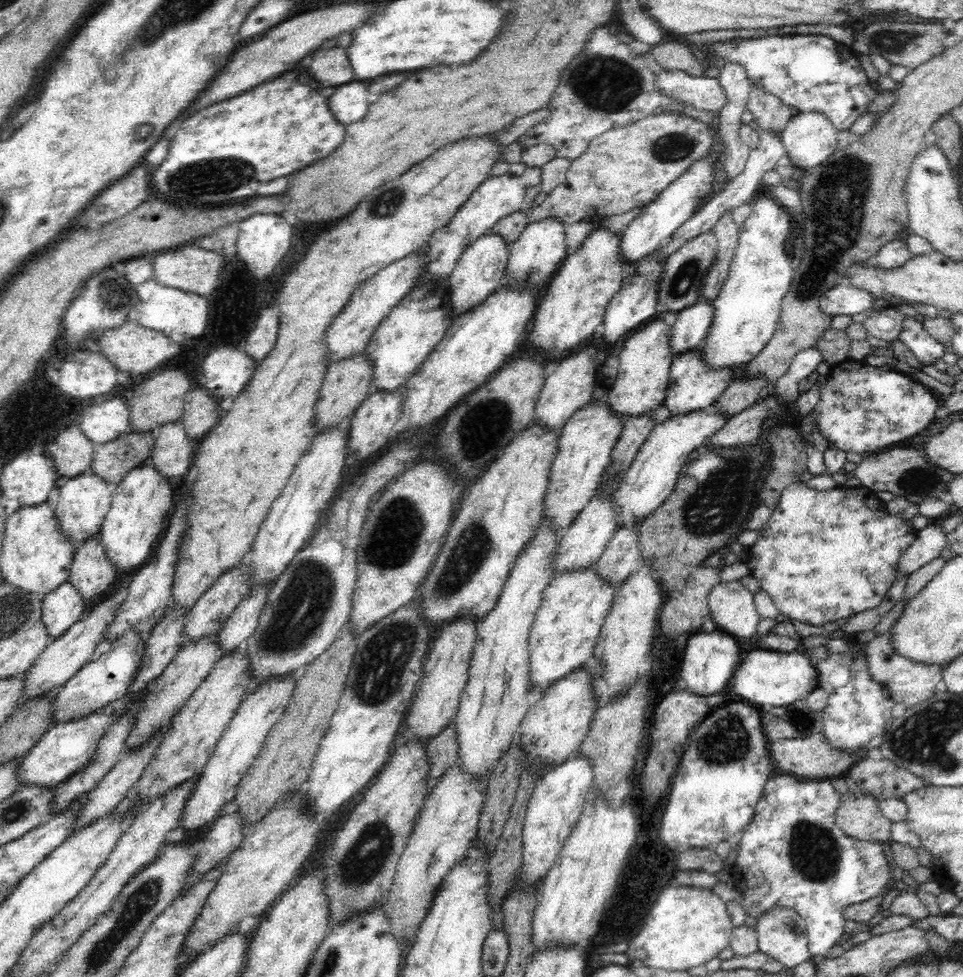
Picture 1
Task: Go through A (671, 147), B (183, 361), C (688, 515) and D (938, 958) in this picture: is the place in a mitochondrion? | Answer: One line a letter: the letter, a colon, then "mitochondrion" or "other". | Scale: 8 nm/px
A: mitochondrion
B: other
C: mitochondrion
D: other

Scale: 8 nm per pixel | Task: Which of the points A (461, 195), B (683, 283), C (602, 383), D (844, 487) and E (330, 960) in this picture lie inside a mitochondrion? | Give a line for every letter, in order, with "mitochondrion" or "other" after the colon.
A: other
B: mitochondrion
C: other
D: other
E: mitochondrion

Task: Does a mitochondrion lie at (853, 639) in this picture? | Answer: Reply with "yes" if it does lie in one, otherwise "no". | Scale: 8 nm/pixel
no

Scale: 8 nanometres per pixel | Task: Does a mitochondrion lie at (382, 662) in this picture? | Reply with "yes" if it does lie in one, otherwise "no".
yes

